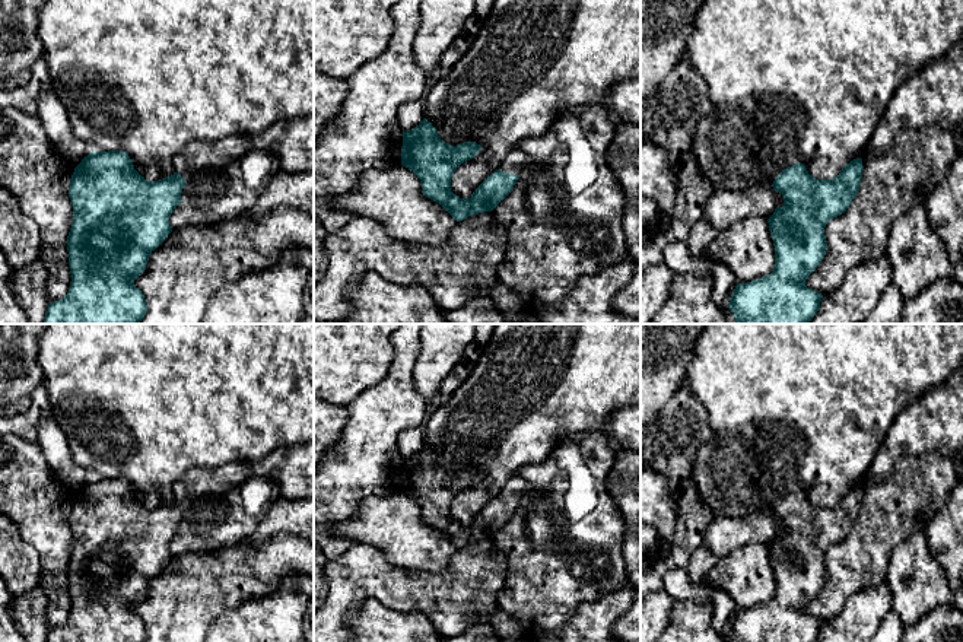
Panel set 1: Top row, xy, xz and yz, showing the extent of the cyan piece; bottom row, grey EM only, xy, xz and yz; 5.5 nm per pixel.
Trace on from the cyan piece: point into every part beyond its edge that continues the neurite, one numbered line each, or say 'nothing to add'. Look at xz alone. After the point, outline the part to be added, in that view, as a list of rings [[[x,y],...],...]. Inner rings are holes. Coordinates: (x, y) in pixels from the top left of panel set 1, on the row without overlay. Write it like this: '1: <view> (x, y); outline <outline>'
1: xz (517, 486); outline [[[515,474],[508,480],[508,483],[503,486],[503,489],[498,496],[506,498],[508,500],[519,502],[521,498],[528,492],[530,492],[530,487],[527,480]]]

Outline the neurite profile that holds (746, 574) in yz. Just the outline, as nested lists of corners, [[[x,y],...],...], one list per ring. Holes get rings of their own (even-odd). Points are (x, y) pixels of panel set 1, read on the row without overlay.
[[[762,544],[731,550],[705,579],[727,592],[738,610],[762,606],[775,594],[773,566],[767,547]]]

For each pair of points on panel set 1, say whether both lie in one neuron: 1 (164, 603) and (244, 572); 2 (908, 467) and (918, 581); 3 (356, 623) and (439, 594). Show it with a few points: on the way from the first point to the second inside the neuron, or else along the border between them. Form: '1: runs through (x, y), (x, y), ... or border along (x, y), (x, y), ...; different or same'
1: runs through (184, 598), (200, 585), (223, 579); same
2: border along (922, 521), (890, 556); different
3: border along (362, 601), (377, 598), (429, 619); different

